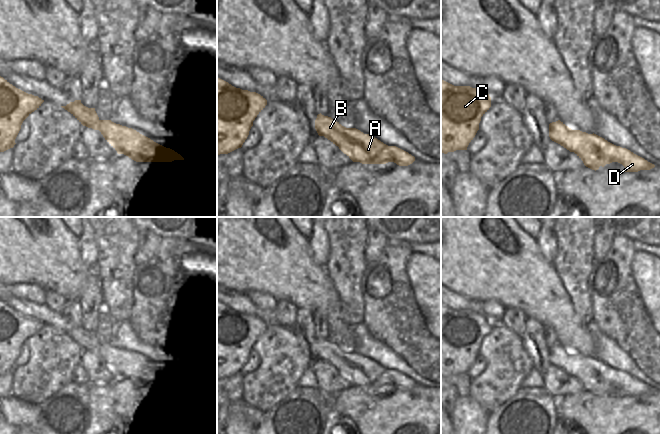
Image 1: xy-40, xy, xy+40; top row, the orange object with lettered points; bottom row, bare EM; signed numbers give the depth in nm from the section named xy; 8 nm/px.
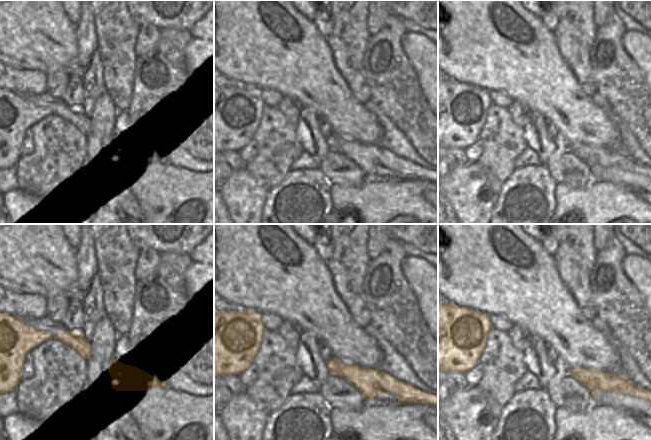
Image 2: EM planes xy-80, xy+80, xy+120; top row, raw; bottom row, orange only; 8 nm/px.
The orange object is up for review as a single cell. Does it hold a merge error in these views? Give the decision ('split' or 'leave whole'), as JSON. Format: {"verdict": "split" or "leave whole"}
{"verdict": "split"}

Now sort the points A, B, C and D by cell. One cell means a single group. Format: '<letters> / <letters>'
A B D / C

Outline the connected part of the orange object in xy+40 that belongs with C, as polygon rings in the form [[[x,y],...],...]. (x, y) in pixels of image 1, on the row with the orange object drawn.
[[[441,80],[441,152],[467,150],[479,130],[481,117],[491,107],[491,97],[481,88],[454,86]]]

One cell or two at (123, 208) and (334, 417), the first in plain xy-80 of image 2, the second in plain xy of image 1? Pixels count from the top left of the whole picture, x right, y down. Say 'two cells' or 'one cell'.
one cell

